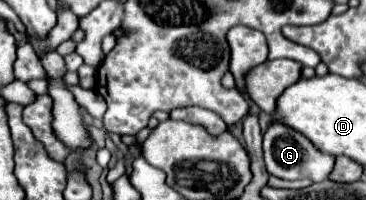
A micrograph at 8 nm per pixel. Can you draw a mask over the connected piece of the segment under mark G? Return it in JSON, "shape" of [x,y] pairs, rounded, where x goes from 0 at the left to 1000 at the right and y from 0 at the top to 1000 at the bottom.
{"shape":[[[749,605],[732,625],[732,655],[721,665],[721,805],[727,805],[732,865],[749,885],[880,905],[907,865],[918,785],[858,735],[858,715],[847,695],[836,695],[825,665],[803,655],[798,635],[787,635],[765,605]]]}

